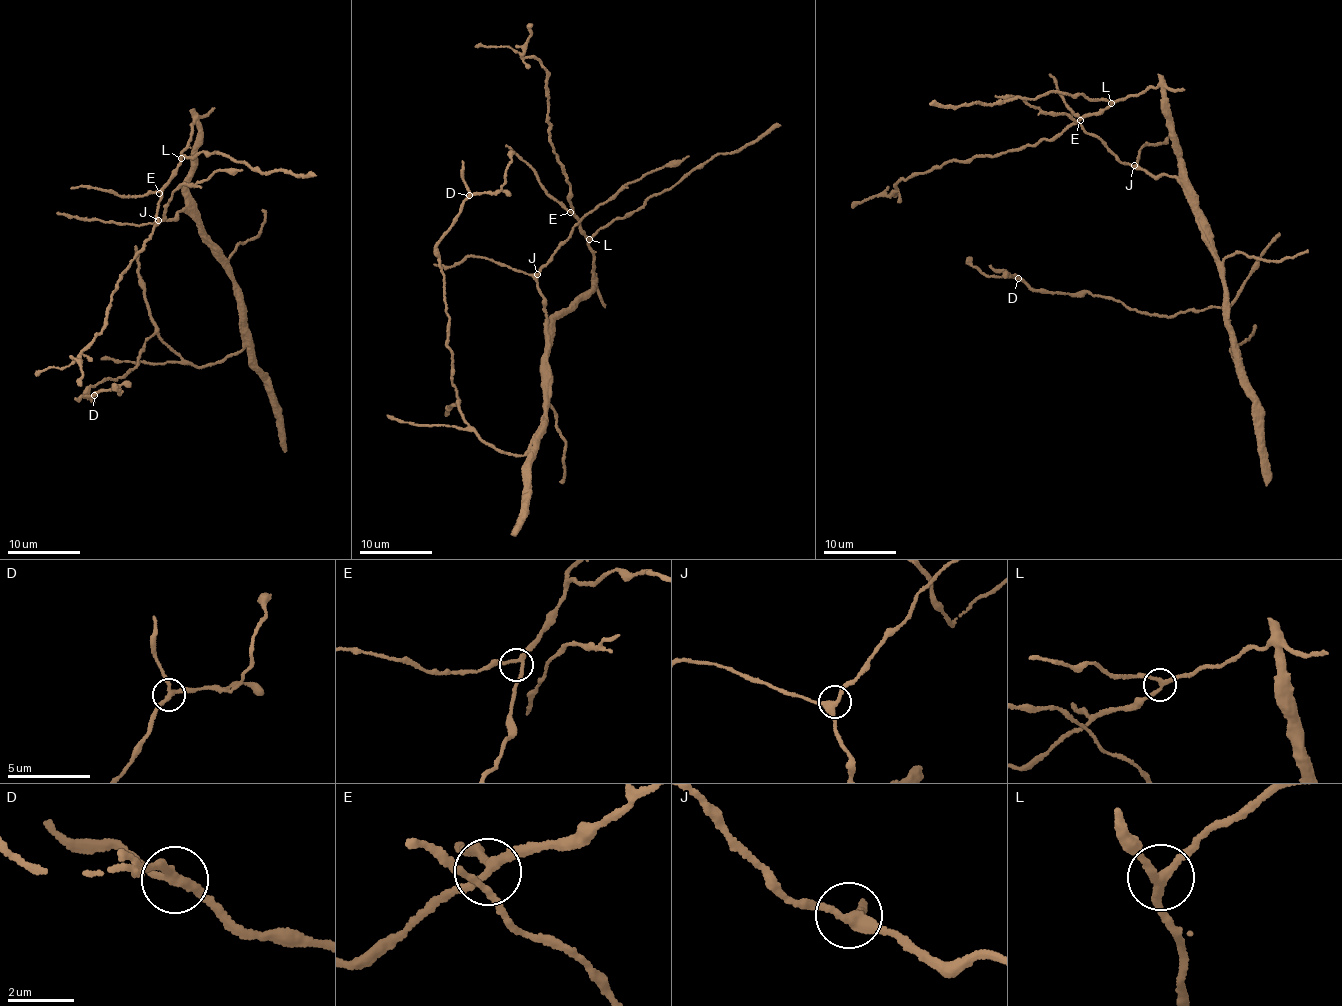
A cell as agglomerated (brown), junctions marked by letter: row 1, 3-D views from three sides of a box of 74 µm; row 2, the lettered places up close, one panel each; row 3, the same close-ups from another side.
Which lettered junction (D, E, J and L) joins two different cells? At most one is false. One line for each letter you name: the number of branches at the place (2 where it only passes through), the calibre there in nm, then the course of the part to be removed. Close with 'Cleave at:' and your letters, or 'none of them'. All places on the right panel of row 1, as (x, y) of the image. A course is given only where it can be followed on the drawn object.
Cleave at: none of them

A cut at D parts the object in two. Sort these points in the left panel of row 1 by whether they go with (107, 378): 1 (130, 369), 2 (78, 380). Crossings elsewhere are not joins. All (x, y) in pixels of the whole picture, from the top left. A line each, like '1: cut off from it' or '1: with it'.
1: with it
2: with it

